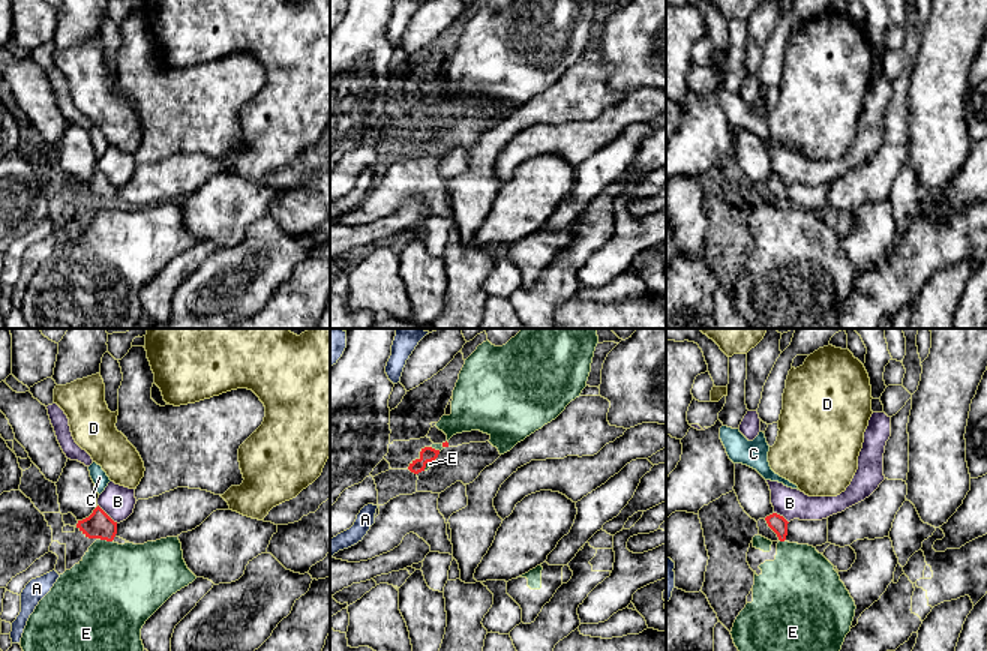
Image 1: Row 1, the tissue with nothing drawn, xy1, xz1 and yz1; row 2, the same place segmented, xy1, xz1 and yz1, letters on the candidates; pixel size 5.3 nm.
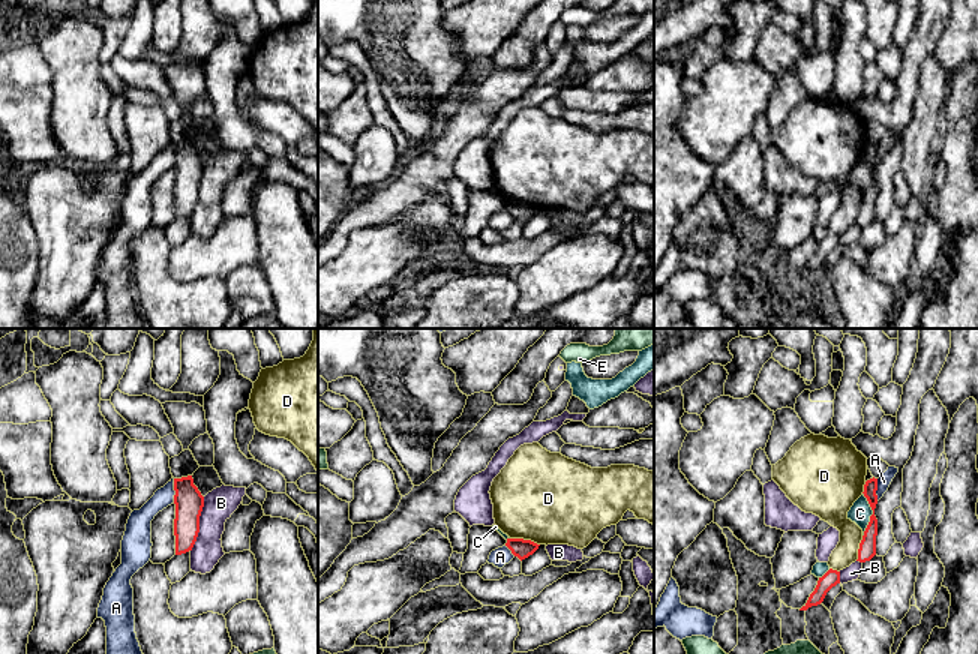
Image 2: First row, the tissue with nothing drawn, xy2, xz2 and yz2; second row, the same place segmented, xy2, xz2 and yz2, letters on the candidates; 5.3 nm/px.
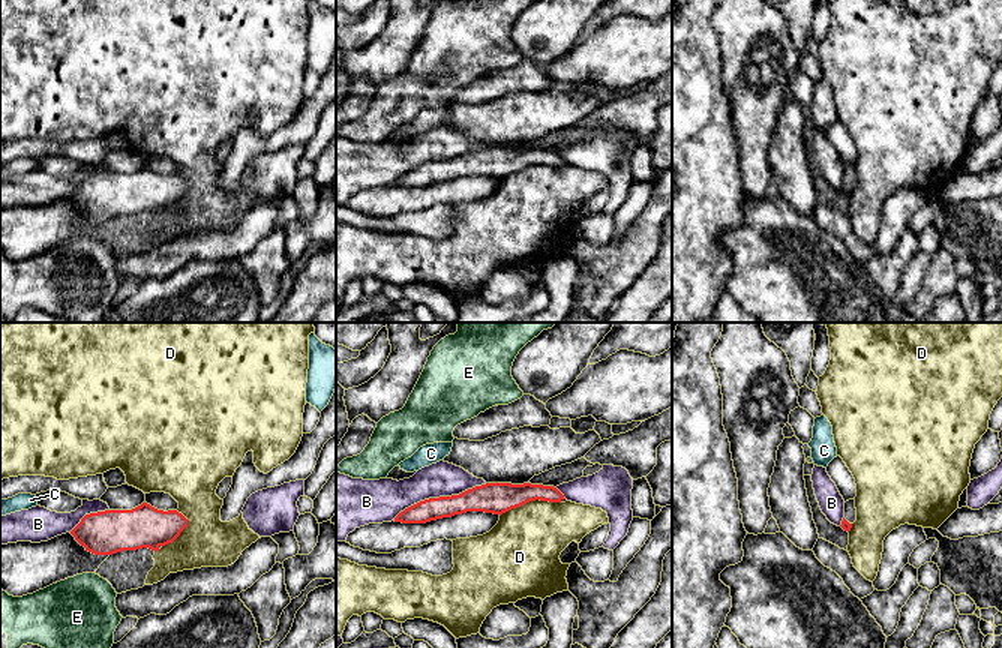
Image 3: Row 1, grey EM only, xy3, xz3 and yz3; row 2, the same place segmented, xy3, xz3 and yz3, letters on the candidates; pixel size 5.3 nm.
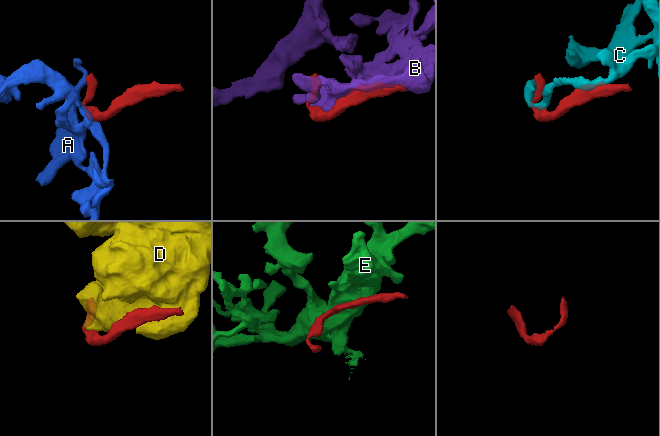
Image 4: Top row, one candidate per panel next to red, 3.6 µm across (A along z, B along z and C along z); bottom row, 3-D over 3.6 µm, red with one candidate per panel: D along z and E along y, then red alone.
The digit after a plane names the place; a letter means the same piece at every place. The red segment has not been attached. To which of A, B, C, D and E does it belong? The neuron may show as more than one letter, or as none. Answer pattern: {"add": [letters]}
{"add": []}

